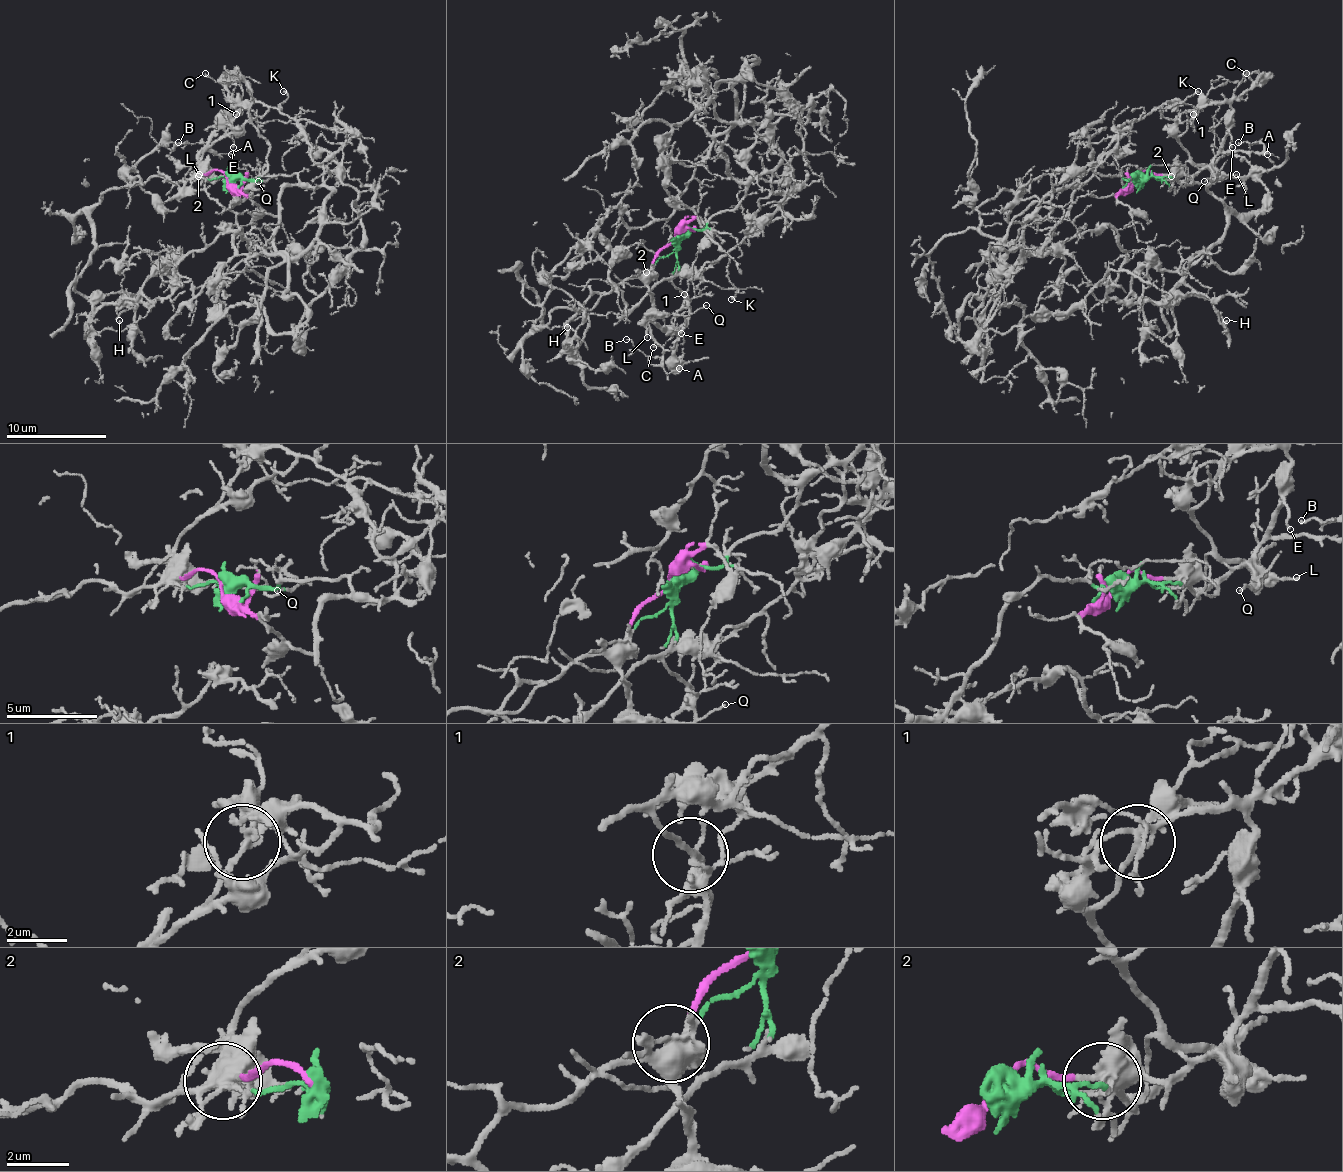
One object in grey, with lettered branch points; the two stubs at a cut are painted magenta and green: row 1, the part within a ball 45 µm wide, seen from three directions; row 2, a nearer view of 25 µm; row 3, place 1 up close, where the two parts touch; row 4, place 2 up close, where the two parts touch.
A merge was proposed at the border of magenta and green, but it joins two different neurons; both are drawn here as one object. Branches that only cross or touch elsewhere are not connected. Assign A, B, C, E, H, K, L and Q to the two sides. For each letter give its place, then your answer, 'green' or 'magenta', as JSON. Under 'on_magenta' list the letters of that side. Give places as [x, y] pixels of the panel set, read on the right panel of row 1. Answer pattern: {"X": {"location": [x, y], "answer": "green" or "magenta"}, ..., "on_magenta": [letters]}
{"A": {"location": [1267, 154], "answer": "magenta"}, "B": {"location": [1238, 142], "answer": "magenta"}, "C": {"location": [1246, 73], "answer": "green"}, "E": {"location": [1232, 147], "answer": "magenta"}, "H": {"location": [1226, 320], "answer": "magenta"}, "K": {"location": [1198, 91], "answer": "green"}, "L": {"location": [1236, 174], "answer": "magenta"}, "Q": {"location": [1204, 181], "answer": "magenta"}, "on_magenta": ["A", "B", "E", "H", "L", "Q"]}

